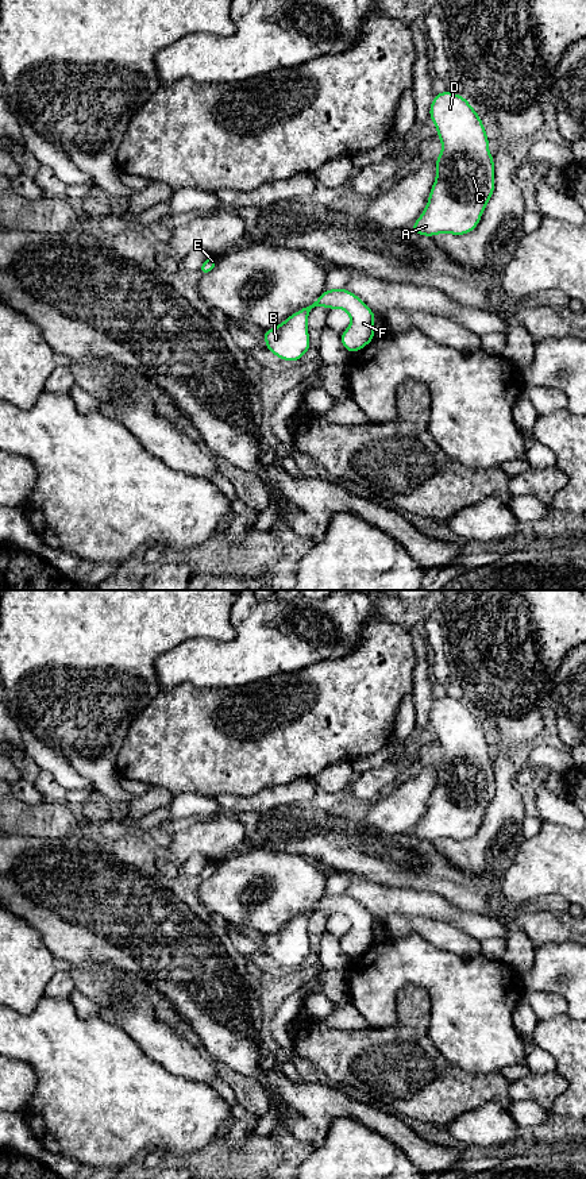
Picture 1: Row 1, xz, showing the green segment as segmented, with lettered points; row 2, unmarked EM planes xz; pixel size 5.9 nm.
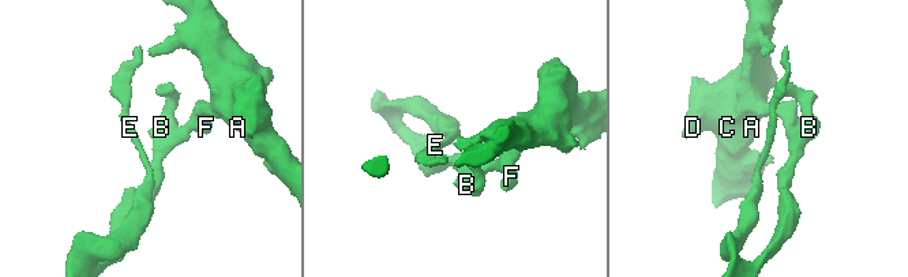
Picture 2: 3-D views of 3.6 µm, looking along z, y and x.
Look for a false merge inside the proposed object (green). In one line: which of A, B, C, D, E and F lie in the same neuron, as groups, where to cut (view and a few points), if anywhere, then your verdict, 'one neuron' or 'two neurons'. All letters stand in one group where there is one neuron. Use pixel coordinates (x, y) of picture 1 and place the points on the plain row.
A B C D E F; no cut; one neuron

